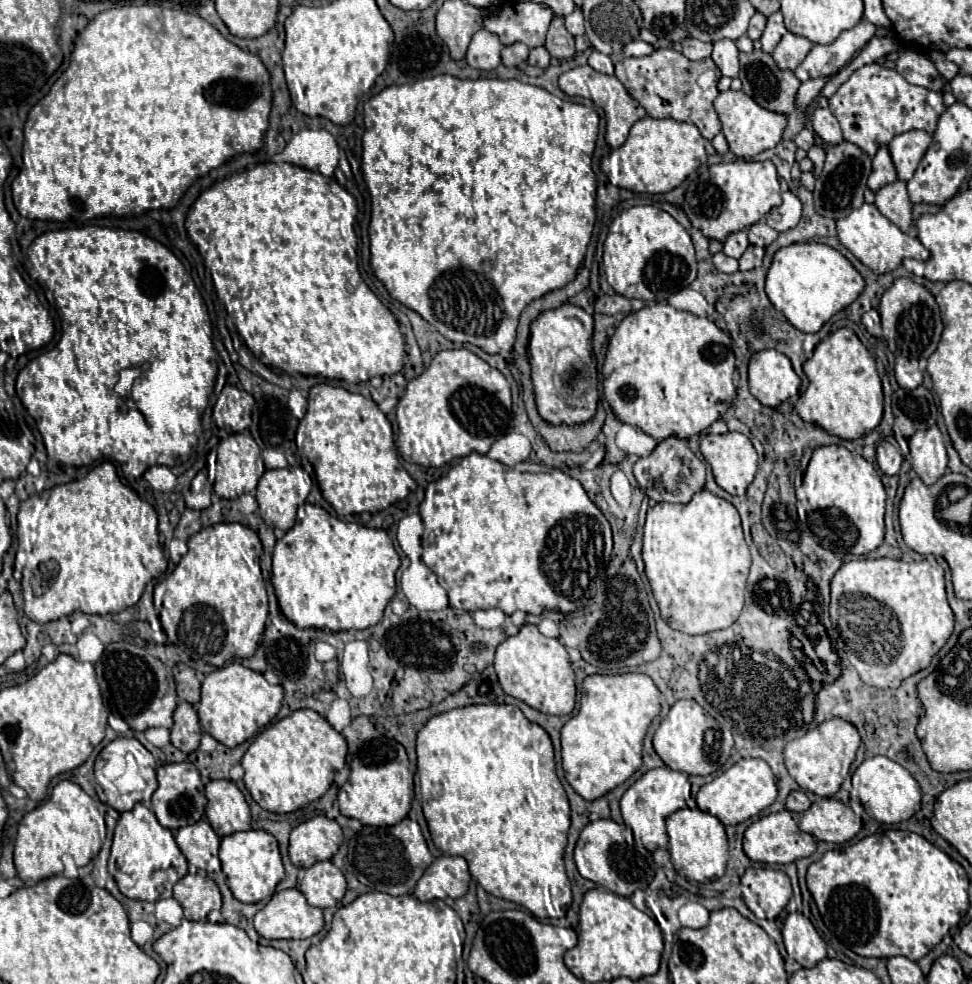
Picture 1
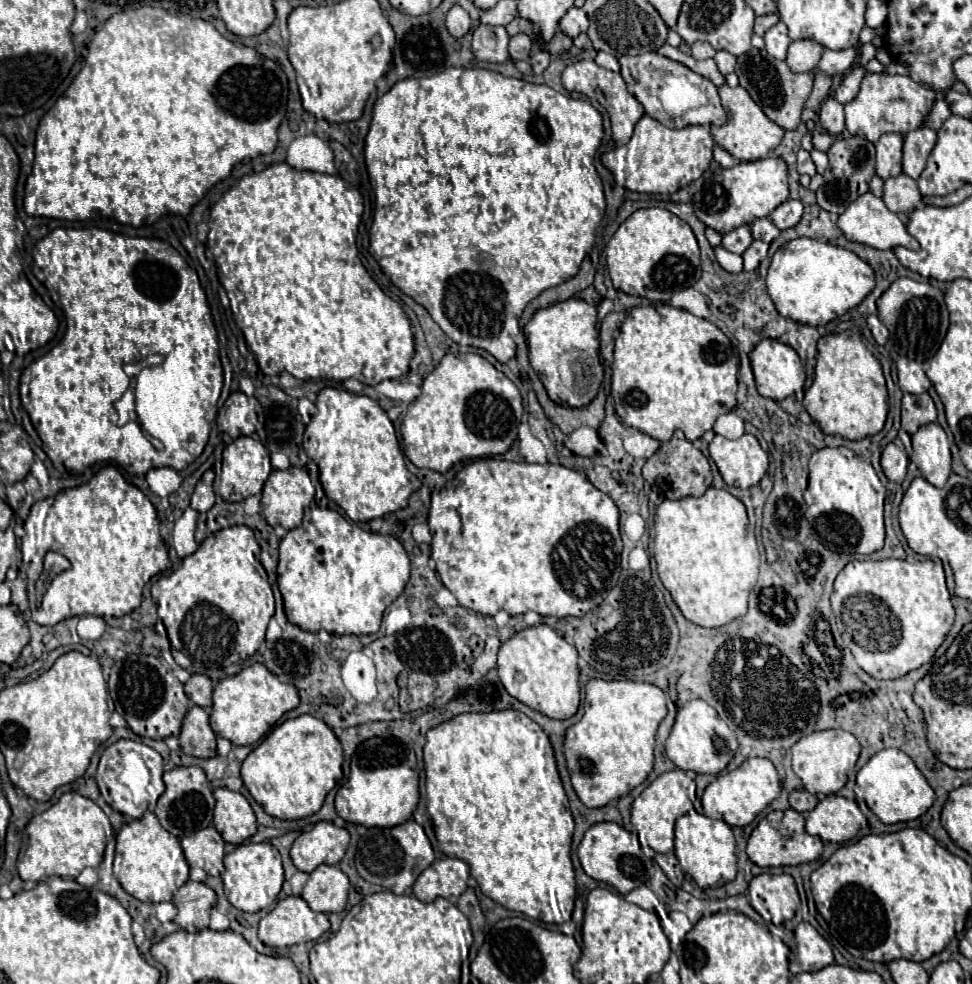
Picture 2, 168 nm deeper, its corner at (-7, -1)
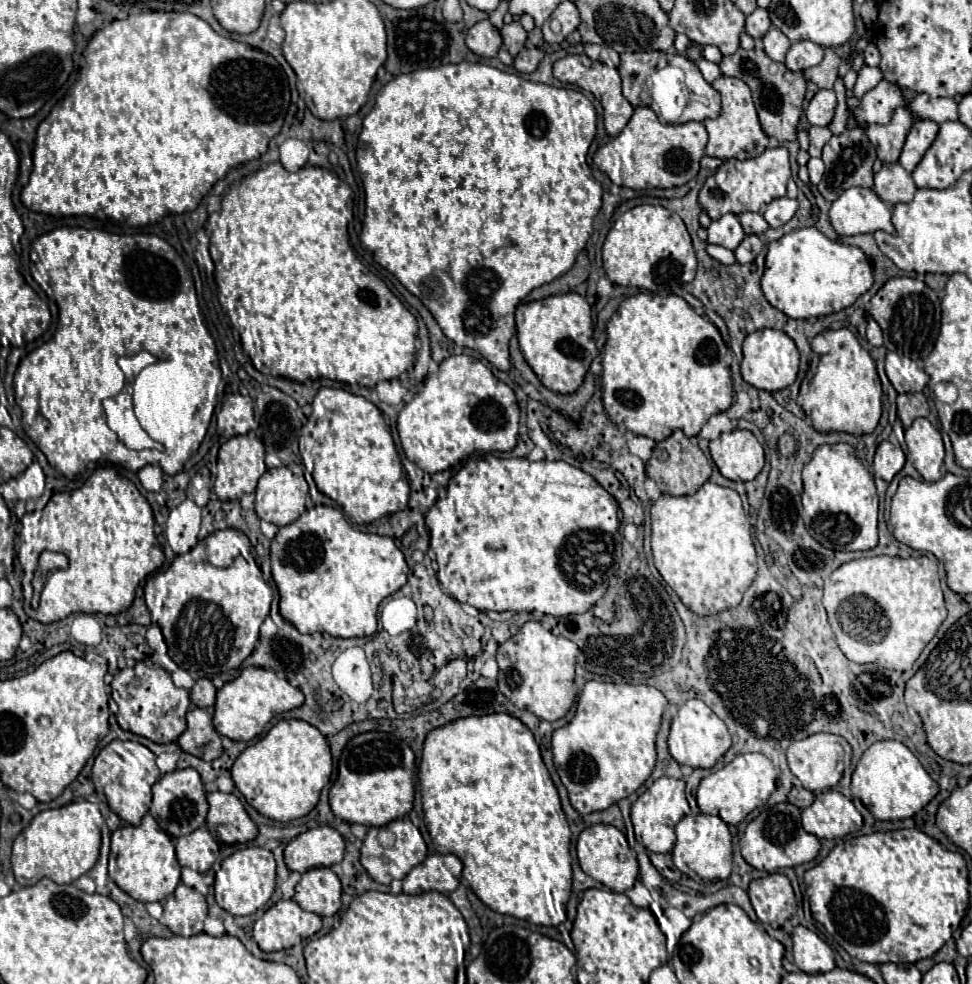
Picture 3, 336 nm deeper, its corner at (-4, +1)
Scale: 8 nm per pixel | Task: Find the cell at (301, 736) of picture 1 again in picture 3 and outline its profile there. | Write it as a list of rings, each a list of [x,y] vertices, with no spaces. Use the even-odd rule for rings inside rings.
[[[287,719],[275,723],[267,735],[263,735],[255,745],[249,745],[233,763],[231,775],[235,781],[235,787],[241,791],[241,795],[247,799],[247,803],[257,809],[261,815],[273,819],[273,821],[293,821],[299,817],[305,817],[319,801],[321,789],[329,783],[331,777],[331,749],[327,745],[327,739],[321,735],[319,729],[313,725],[301,721],[301,719]]]

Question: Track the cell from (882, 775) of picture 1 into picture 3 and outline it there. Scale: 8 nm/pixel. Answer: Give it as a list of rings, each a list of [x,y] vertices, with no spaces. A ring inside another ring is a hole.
[[[875,741],[859,759],[851,779],[854,798],[863,801],[879,821],[897,821],[913,817],[937,793],[939,785],[929,777],[919,759],[901,741]]]

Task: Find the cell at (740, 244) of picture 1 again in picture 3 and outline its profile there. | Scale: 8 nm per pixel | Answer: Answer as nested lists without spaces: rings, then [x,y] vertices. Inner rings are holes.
[[[733,213],[723,215],[723,217],[717,219],[717,221],[711,221],[711,225],[709,225],[707,231],[709,231],[707,243],[715,243],[715,245],[727,247],[727,249],[731,249],[731,251],[733,251],[733,249],[743,241],[743,237],[745,237],[743,227],[741,227],[741,223],[739,223],[739,217],[733,215]]]

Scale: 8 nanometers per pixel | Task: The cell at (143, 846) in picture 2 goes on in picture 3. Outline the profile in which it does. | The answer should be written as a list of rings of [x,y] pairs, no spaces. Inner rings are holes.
[[[147,813],[139,827],[125,825],[111,833],[109,877],[133,899],[149,903],[169,897],[181,881],[181,865],[175,857],[175,845],[171,837],[161,831],[157,821]]]

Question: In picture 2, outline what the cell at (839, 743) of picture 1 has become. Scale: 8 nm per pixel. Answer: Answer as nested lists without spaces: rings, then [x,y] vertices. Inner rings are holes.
[[[826,729],[826,731],[812,733],[808,737],[802,737],[792,747],[792,769],[802,779],[804,787],[810,793],[832,795],[832,793],[838,793],[846,785],[848,773],[854,769],[858,755],[860,755],[860,743],[850,731]]]

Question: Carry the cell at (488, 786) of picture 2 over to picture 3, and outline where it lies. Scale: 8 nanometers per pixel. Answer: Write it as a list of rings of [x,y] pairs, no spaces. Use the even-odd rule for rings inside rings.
[[[493,713],[483,717],[465,717],[455,719],[453,723],[447,723],[445,727],[433,729],[423,745],[423,757],[419,765],[419,781],[421,781],[421,797],[423,797],[423,821],[429,829],[429,835],[433,839],[433,845],[439,853],[453,853],[463,863],[463,877],[469,881],[475,895],[493,911],[501,915],[511,915],[515,919],[529,921],[533,925],[559,925],[567,919],[566,906],[569,900],[572,886],[572,858],[569,855],[571,845],[571,831],[565,819],[565,813],[561,809],[561,801],[557,795],[557,789],[549,777],[549,771],[541,759],[539,745],[535,743],[533,733],[515,717],[507,713]]]

